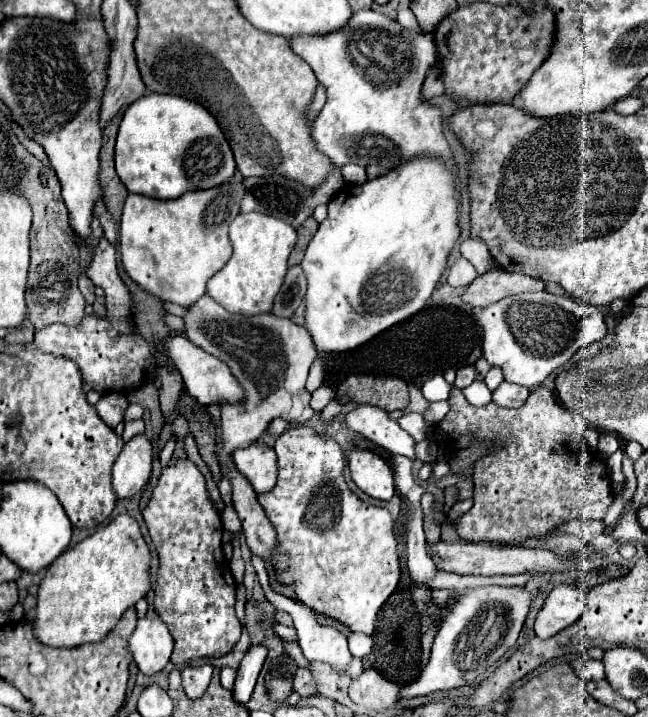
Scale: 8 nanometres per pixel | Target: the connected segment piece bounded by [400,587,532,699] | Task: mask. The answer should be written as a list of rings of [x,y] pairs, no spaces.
[[[476,587],[464,591],[434,637],[430,663],[416,681],[402,689],[400,697],[408,699],[432,691],[452,691],[478,681],[516,643],[530,601],[530,593],[524,587]]]

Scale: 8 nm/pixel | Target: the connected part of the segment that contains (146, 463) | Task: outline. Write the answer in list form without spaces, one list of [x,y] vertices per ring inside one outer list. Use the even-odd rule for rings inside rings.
[[[146,433],[134,435],[114,463],[114,491],[118,499],[136,495],[152,473],[152,439]]]

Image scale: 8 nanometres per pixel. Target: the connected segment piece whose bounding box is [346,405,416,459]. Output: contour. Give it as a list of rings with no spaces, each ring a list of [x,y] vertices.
[[[360,405],[356,411],[346,415],[346,423],[350,429],[358,431],[372,443],[382,445],[390,453],[400,453],[410,459],[416,457],[414,453],[416,441],[404,429],[400,429],[400,425],[392,421],[388,417],[388,411],[384,409],[376,409],[372,405]]]

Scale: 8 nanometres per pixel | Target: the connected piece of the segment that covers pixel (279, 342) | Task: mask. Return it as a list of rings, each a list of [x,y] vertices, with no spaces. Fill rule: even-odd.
[[[210,295],[200,297],[188,307],[182,321],[182,335],[196,347],[224,361],[244,389],[244,401],[220,405],[222,425],[218,431],[222,431],[220,439],[224,443],[224,453],[232,455],[236,447],[248,447],[258,441],[268,423],[276,417],[282,417],[290,425],[300,425],[314,415],[314,409],[308,405],[310,393],[304,383],[312,361],[318,357],[318,349],[304,327],[294,325],[290,319],[274,317],[272,313],[250,317],[230,313]]]

